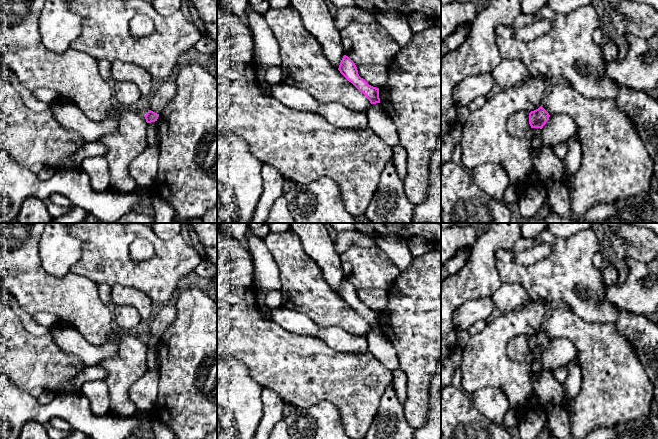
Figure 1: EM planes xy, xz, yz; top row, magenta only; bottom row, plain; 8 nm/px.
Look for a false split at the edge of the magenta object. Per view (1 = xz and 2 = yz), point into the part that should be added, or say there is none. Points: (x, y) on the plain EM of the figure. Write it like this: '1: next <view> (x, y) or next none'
1: next none
2: next none

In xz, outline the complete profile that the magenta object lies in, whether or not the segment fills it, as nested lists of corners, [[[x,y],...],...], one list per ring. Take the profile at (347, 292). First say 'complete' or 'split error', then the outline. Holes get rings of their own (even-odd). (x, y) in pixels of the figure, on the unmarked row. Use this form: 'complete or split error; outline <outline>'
complete; outline [[[343,280],[338,294],[349,306],[351,306],[361,317],[366,320],[371,328],[380,327],[379,312],[369,309],[359,300],[356,289],[348,280]]]

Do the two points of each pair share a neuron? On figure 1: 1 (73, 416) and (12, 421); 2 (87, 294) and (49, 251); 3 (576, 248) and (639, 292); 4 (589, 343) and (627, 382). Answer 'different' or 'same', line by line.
1: same
2: different
3: different
4: same

